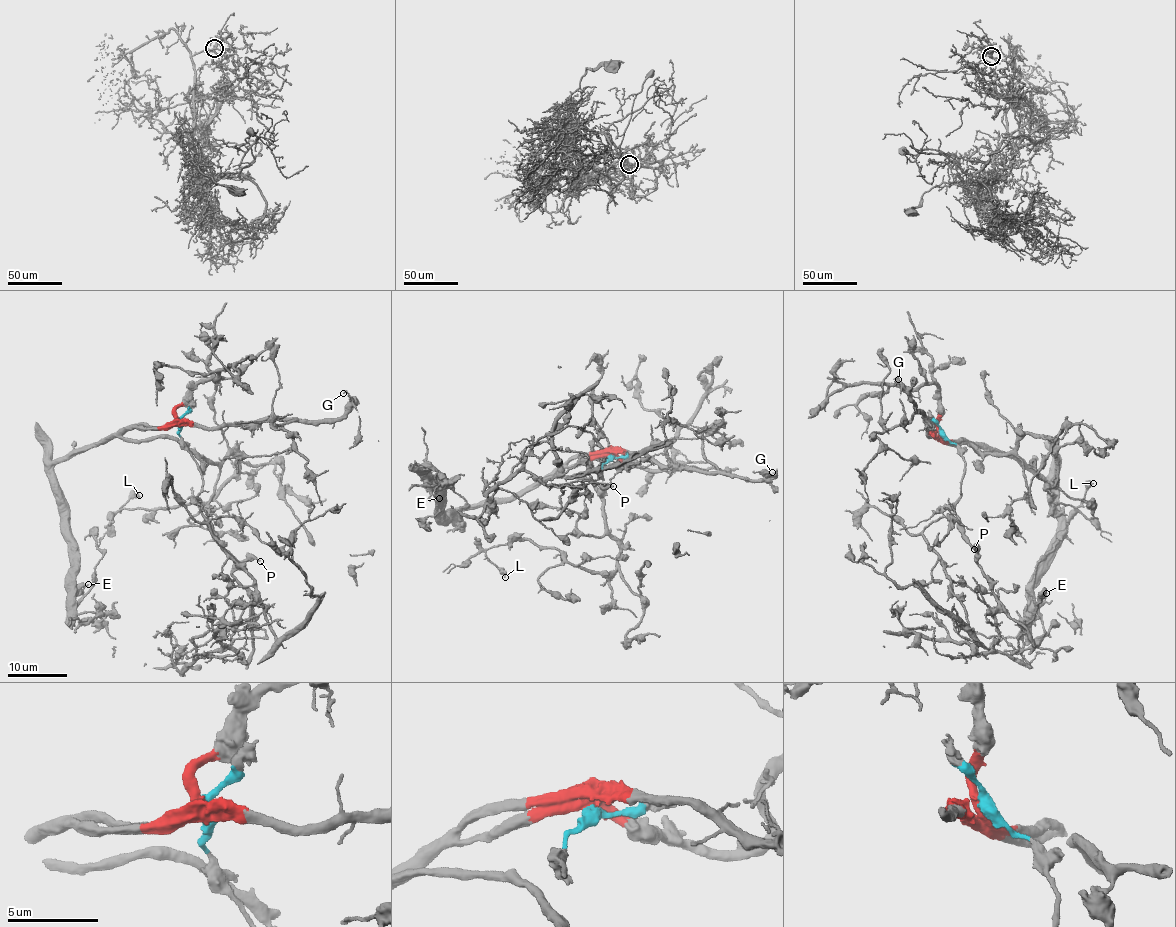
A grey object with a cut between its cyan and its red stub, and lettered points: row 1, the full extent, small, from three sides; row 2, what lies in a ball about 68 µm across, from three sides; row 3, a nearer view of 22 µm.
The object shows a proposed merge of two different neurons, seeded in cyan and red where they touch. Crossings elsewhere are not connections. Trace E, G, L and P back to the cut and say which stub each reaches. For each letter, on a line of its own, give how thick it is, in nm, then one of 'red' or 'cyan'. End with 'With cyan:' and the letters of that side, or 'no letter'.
E: 160 nm thick; red
G: 130 nm thick; red
L: 200 nm thick; red
P: 150 nm thick; cyan
With cyan: P

